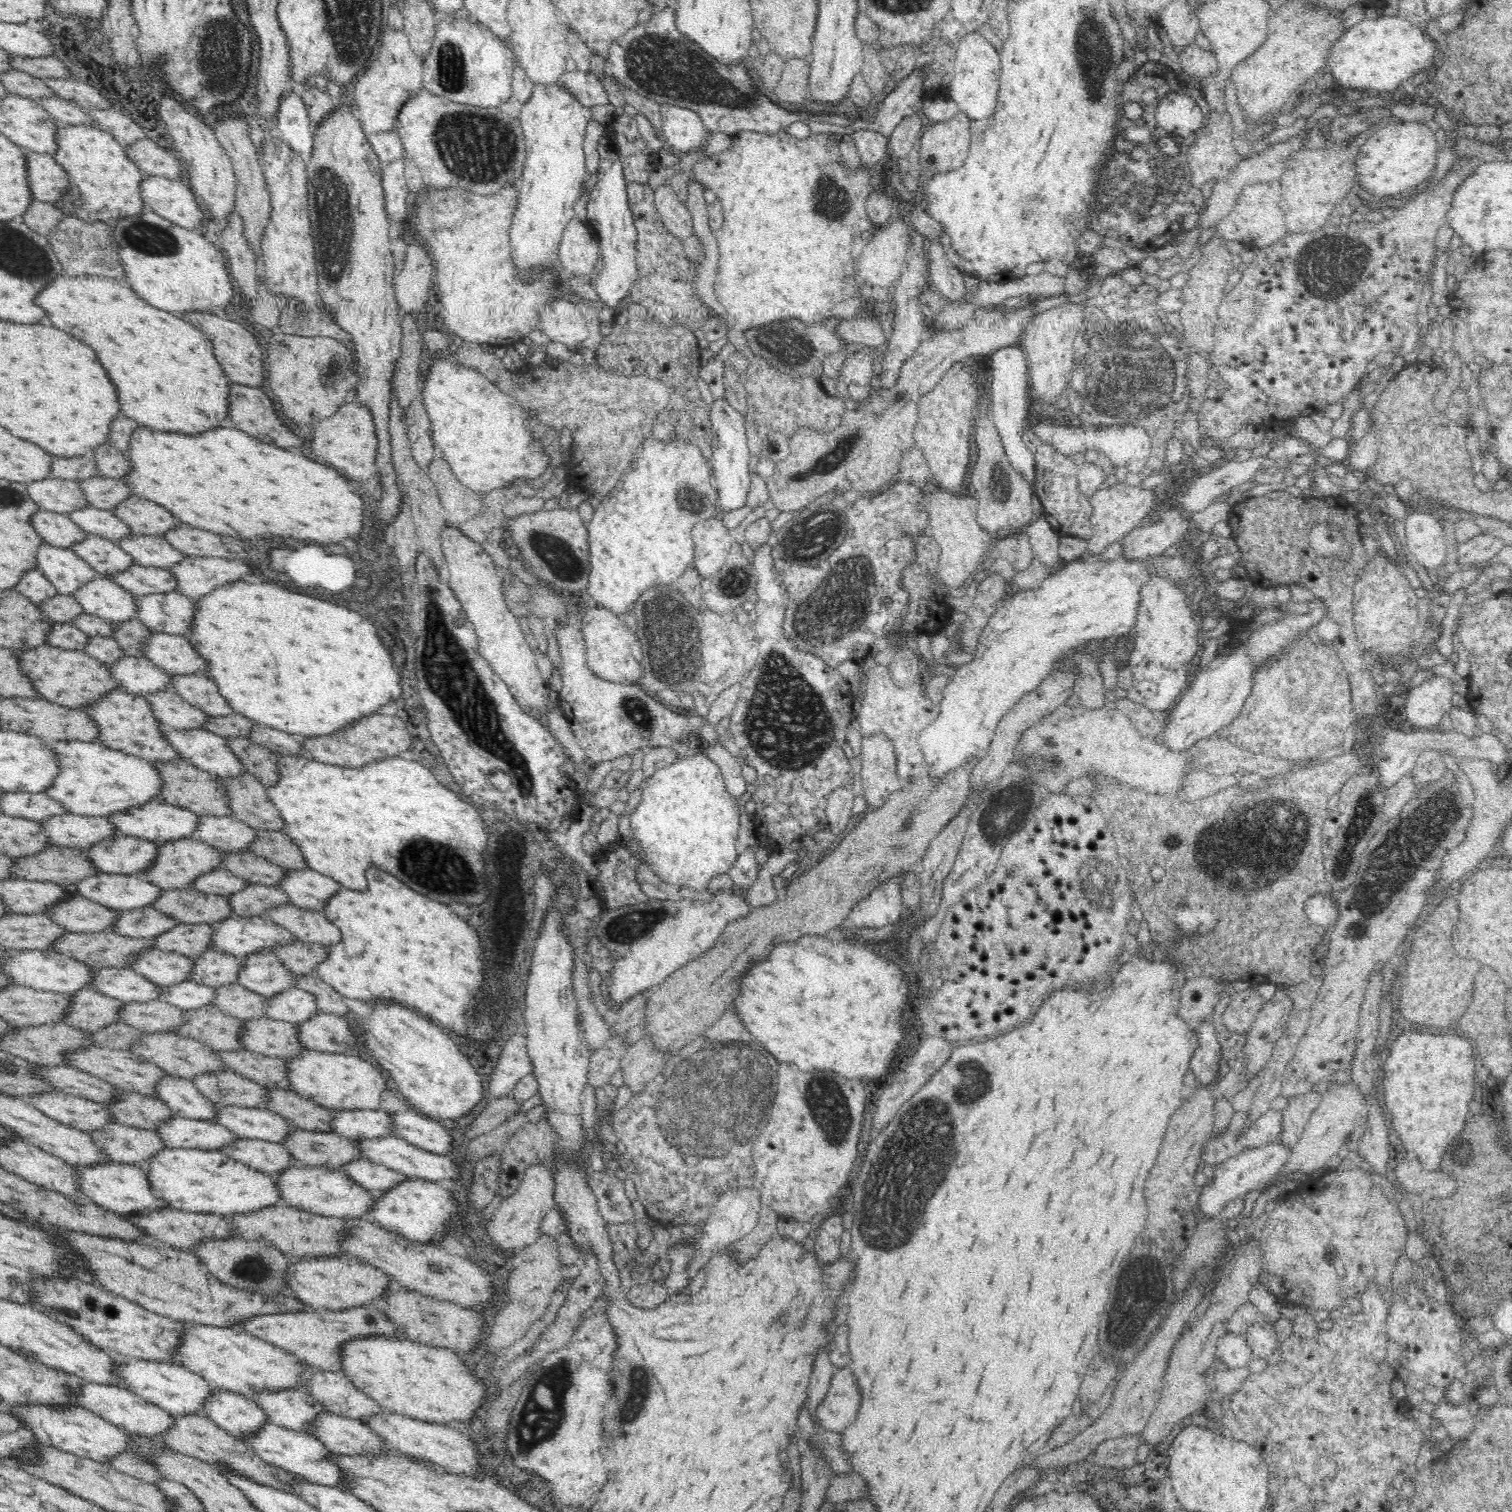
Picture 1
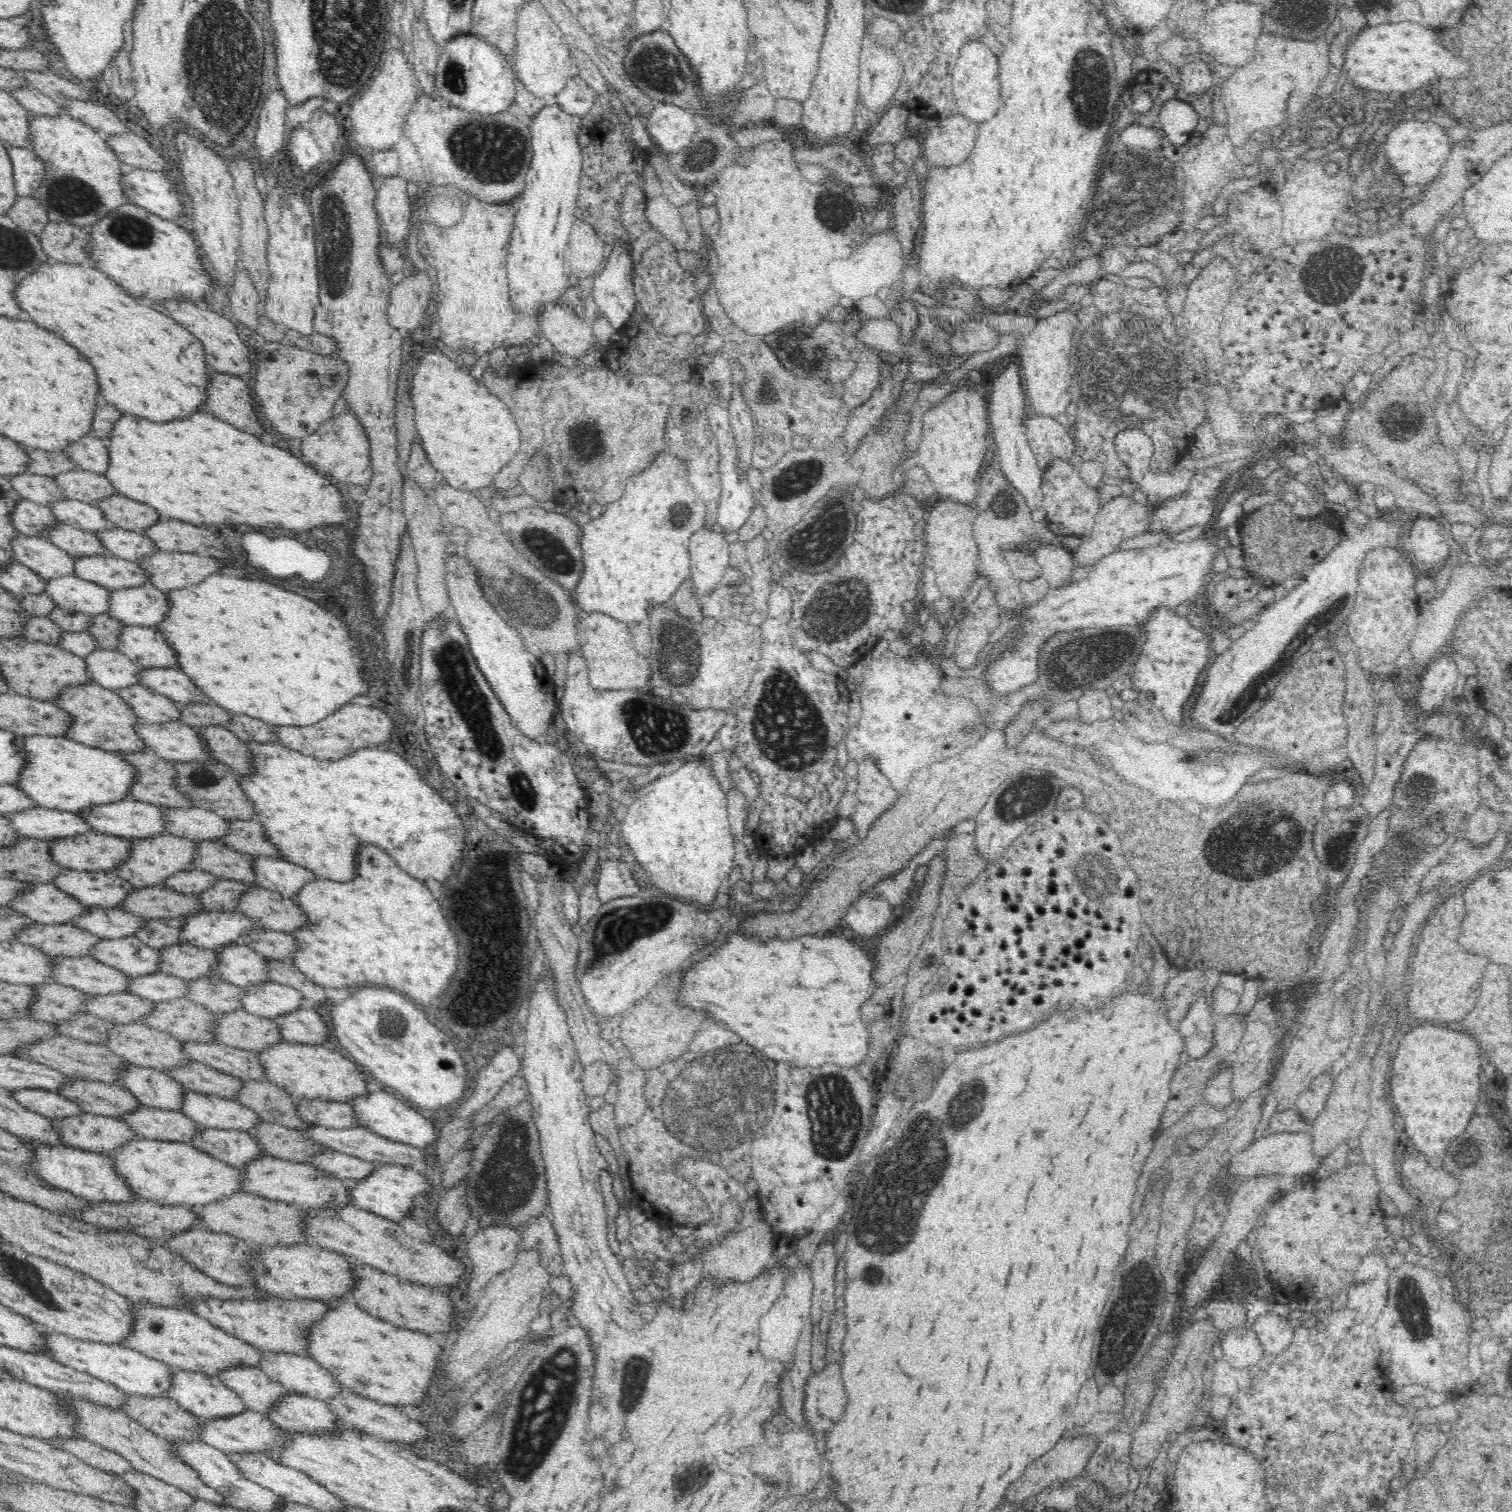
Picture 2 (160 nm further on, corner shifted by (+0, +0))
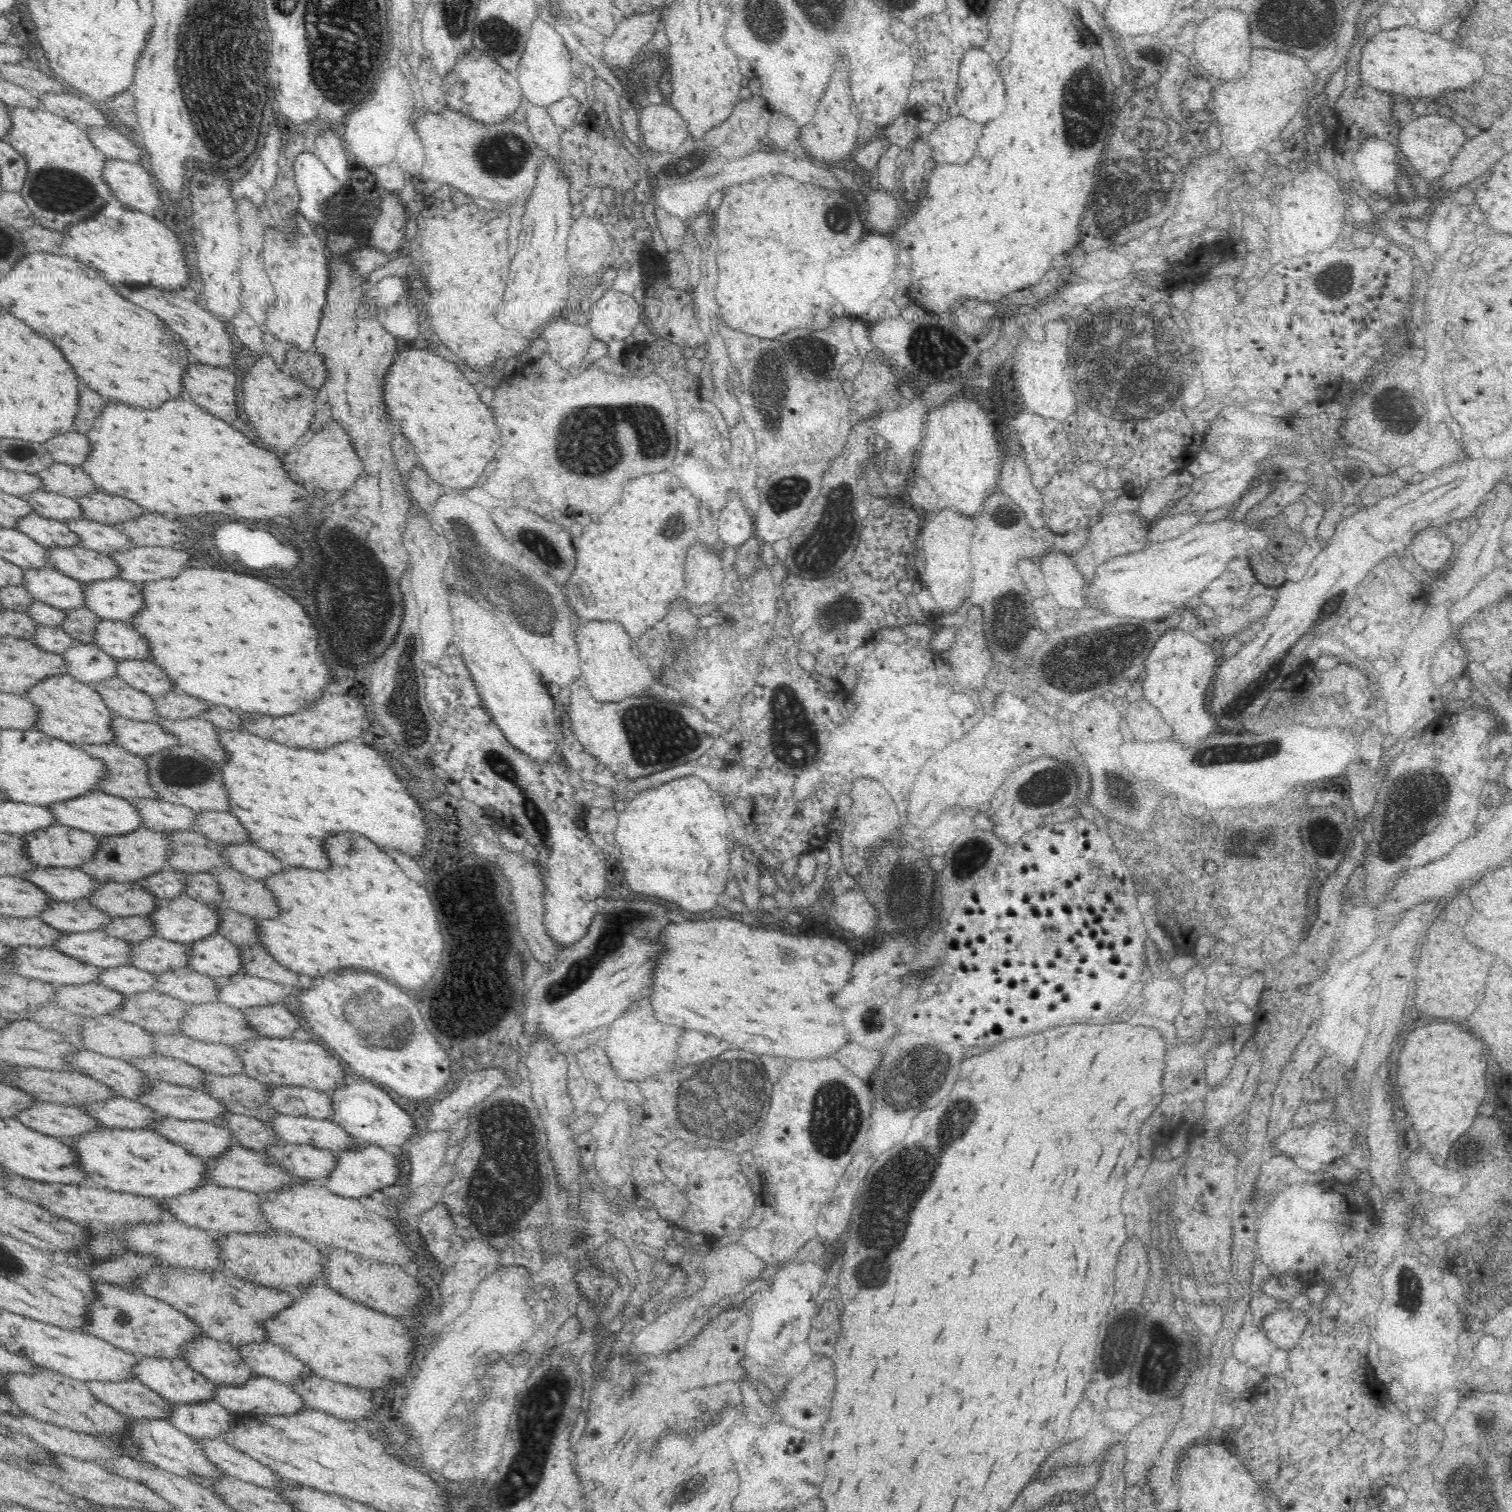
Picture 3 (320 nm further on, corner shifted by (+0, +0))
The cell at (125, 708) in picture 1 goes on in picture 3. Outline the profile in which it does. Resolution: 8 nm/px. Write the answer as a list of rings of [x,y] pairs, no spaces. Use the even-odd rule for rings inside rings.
[[[53,675],[42,678],[30,686],[24,695],[38,707],[36,730],[55,739],[71,744],[102,744],[119,742],[118,720],[112,711],[104,705],[100,694],[82,681],[68,675]]]

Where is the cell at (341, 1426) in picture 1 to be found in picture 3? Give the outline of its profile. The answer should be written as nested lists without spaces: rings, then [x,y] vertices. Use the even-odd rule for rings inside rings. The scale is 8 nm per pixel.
[[[254,1372],[242,1385],[216,1385],[213,1400],[223,1408],[240,1416],[264,1416],[264,1415],[296,1415],[305,1408],[304,1401],[290,1384],[278,1380],[256,1375]]]

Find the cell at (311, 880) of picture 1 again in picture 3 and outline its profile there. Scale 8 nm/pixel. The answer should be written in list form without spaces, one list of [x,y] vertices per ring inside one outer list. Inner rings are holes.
[[[252,842],[225,846],[225,858],[232,869],[258,881],[280,873],[286,868],[272,853],[266,852]]]

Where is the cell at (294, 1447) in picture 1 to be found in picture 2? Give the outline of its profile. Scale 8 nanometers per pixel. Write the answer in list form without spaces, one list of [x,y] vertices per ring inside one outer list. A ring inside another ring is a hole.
[[[247,1408],[236,1415],[203,1420],[203,1424],[200,1427],[197,1427],[197,1430],[200,1431],[200,1440],[225,1453],[260,1453],[264,1450],[270,1450],[270,1448],[276,1448],[276,1446],[284,1446],[284,1438],[286,1438],[286,1433],[270,1422],[266,1414],[255,1412]]]

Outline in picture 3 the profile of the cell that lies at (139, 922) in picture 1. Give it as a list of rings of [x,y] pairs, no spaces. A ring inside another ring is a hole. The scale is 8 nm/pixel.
[[[52,900],[46,917],[49,918],[53,928],[62,932],[103,930],[112,919],[90,904],[81,902],[67,905],[56,900]]]

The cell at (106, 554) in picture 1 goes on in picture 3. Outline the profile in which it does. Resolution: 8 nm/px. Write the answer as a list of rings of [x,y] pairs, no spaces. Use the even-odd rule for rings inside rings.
[[[32,513],[31,518],[25,521],[21,527],[28,533],[30,537],[43,546],[60,544],[66,547],[71,544],[76,545],[77,540],[71,537],[70,531],[64,522],[55,519],[48,519],[42,515]]]

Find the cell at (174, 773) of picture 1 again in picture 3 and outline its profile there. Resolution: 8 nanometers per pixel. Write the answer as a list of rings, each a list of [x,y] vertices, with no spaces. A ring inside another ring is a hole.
[[[119,742],[75,746],[104,763],[106,774],[100,780],[100,791],[129,801],[156,799],[156,791],[148,785],[148,765],[142,755],[123,749]]]

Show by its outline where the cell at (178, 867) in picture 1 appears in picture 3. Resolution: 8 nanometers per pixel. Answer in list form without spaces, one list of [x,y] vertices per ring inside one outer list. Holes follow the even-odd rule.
[[[144,826],[134,832],[114,836],[98,836],[98,846],[89,862],[76,869],[96,879],[100,884],[110,882],[131,883],[144,882],[144,878],[155,875],[167,868],[168,858],[175,849],[170,835],[147,829]]]

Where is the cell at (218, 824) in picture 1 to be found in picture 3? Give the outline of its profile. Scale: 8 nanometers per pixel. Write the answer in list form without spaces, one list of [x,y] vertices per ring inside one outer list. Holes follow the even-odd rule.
[[[158,798],[132,800],[142,826],[171,835],[175,831],[191,830],[195,811],[181,804],[169,803]]]

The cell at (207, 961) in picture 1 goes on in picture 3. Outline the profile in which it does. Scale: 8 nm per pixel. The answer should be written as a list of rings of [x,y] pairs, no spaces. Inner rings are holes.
[[[155,935],[151,938],[136,938],[132,941],[130,964],[137,969],[154,972],[168,972],[186,967],[191,946],[165,940]]]

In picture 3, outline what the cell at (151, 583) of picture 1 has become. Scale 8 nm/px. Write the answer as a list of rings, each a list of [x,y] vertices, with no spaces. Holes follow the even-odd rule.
[[[71,542],[66,547],[60,544],[46,546],[46,557],[50,561],[50,566],[76,579],[85,587],[94,580],[116,578],[120,572],[120,567],[108,557],[108,554],[86,549]]]

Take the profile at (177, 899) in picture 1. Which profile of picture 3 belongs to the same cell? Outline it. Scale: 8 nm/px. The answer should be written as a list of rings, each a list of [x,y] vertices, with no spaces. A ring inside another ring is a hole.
[[[139,882],[99,884],[97,890],[82,899],[96,909],[115,917],[132,917],[154,913],[157,908],[156,898],[149,894],[144,884]]]

